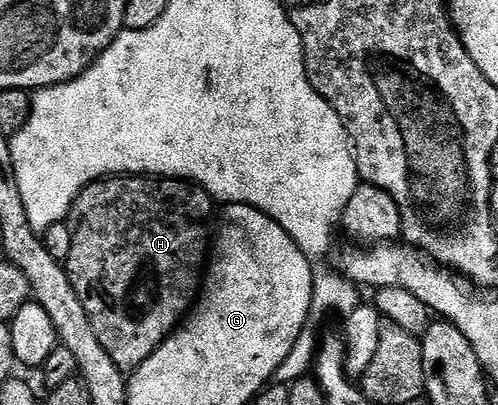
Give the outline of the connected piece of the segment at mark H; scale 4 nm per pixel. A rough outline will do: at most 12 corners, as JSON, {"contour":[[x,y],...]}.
{"contour":[[170,177],[87,185],[65,268],[134,371],[188,316],[213,199]]}

